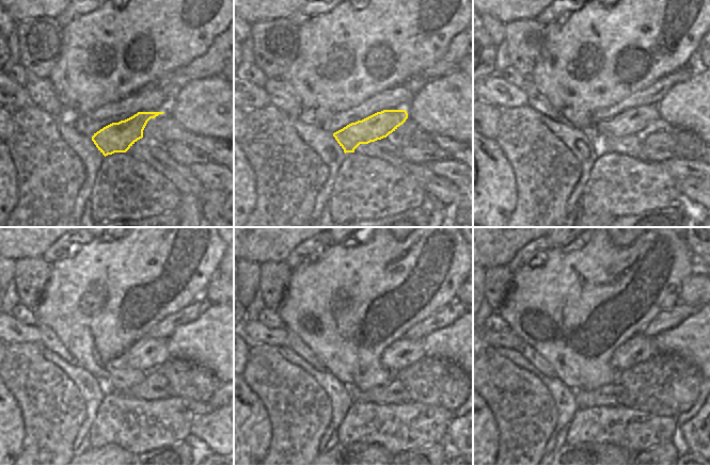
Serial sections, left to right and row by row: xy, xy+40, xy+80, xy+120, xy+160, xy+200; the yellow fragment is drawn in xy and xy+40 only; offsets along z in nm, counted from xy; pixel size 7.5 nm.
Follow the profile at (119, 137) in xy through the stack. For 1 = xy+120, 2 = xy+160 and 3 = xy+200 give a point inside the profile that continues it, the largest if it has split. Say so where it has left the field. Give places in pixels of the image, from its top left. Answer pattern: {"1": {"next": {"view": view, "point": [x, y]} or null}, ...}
{"1": {"next": {"view": "xy+120", "point": [145, 355]}}, "2": {"next": {"view": "xy+160", "point": [401, 353]}}, "3": {"next": {"view": "xy+200", "point": [638, 349]}}}

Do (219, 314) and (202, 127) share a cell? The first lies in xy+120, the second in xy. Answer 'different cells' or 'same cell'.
same cell

